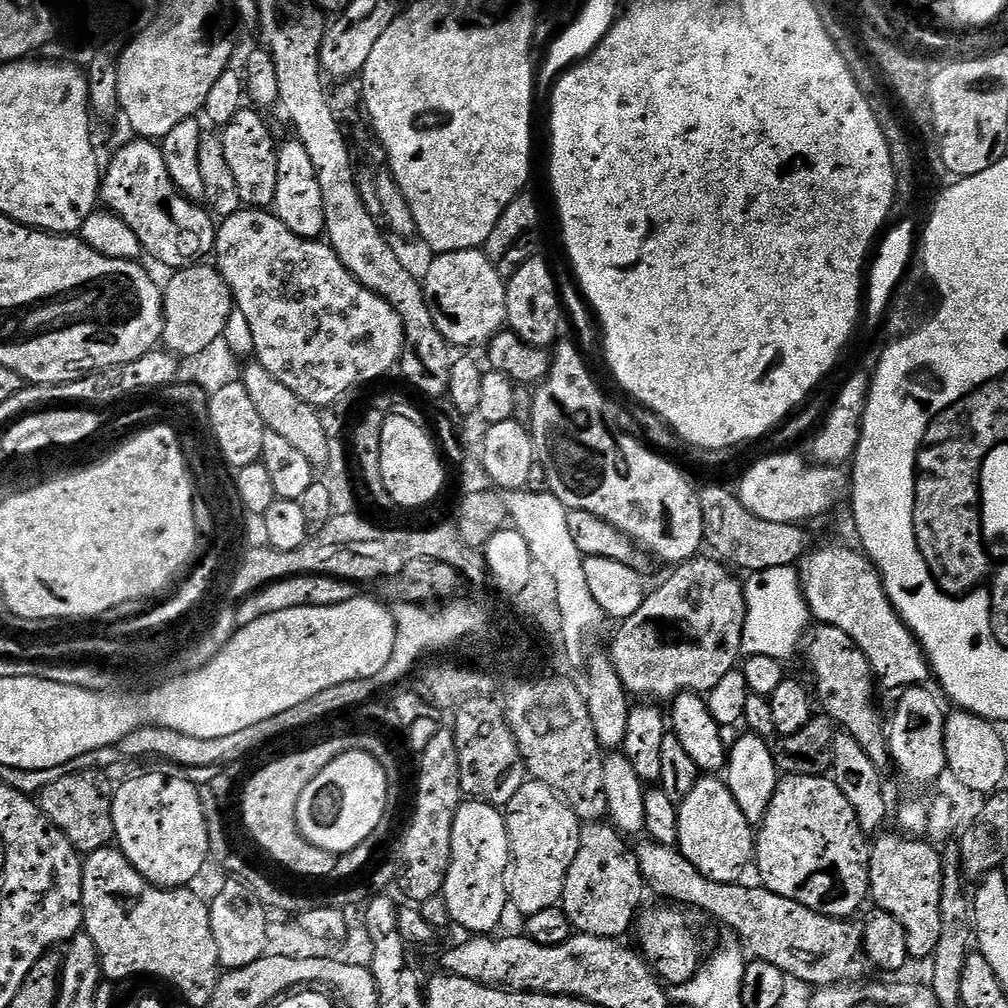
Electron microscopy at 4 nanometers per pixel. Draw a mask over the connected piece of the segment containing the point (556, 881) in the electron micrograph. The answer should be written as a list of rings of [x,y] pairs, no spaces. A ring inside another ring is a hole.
[[[529,779],[510,798],[503,809],[508,831],[508,899],[524,918],[538,914],[538,910],[555,908],[561,903],[566,886],[566,874],[578,854],[582,822],[574,810],[550,786]]]

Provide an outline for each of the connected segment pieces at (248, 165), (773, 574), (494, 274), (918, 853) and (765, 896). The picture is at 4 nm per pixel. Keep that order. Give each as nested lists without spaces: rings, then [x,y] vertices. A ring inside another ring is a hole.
[[[241,107],[240,112],[223,125],[219,138],[238,185],[241,205],[252,210],[268,210],[272,208],[274,194],[278,194],[278,140],[272,137],[267,122],[259,115],[263,116],[255,107]]]
[[[795,567],[776,568],[762,570],[761,572],[753,572],[747,577],[744,584],[744,597],[746,598],[746,622],[744,623],[744,633],[742,634],[742,652],[745,657],[750,656],[769,656],[781,662],[787,661],[787,656],[792,656],[796,652],[796,647],[801,647],[802,641],[805,639],[806,633],[810,627],[810,613],[808,611],[808,603],[804,597],[804,589],[800,586],[800,574]]]
[[[471,248],[461,252],[441,252],[431,258],[433,260],[428,264],[428,273],[422,276],[422,283],[426,306],[430,306],[430,318],[434,318],[434,326],[449,345],[456,347],[457,344],[460,350],[471,349],[468,348],[471,344],[487,345],[502,331],[508,319],[506,280],[500,276],[484,250]]]
[[[900,836],[875,837],[870,848],[868,863],[868,891],[870,900],[879,911],[898,918],[902,930],[906,930],[908,955],[913,961],[927,961],[935,954],[941,937],[939,902],[942,897],[943,862],[941,853],[931,848],[924,838]]]
[[[647,838],[640,842],[634,851],[647,891],[661,896],[664,899],[661,901],[688,910],[697,908],[721,920],[730,931],[736,932],[735,939],[743,945],[749,957],[770,962],[789,979],[810,984],[812,988],[856,982],[863,977],[868,964],[863,955],[863,931],[858,924],[841,917],[818,914],[763,886],[751,888],[745,882],[714,882],[706,878],[706,874],[694,870],[679,847],[667,848]]]

